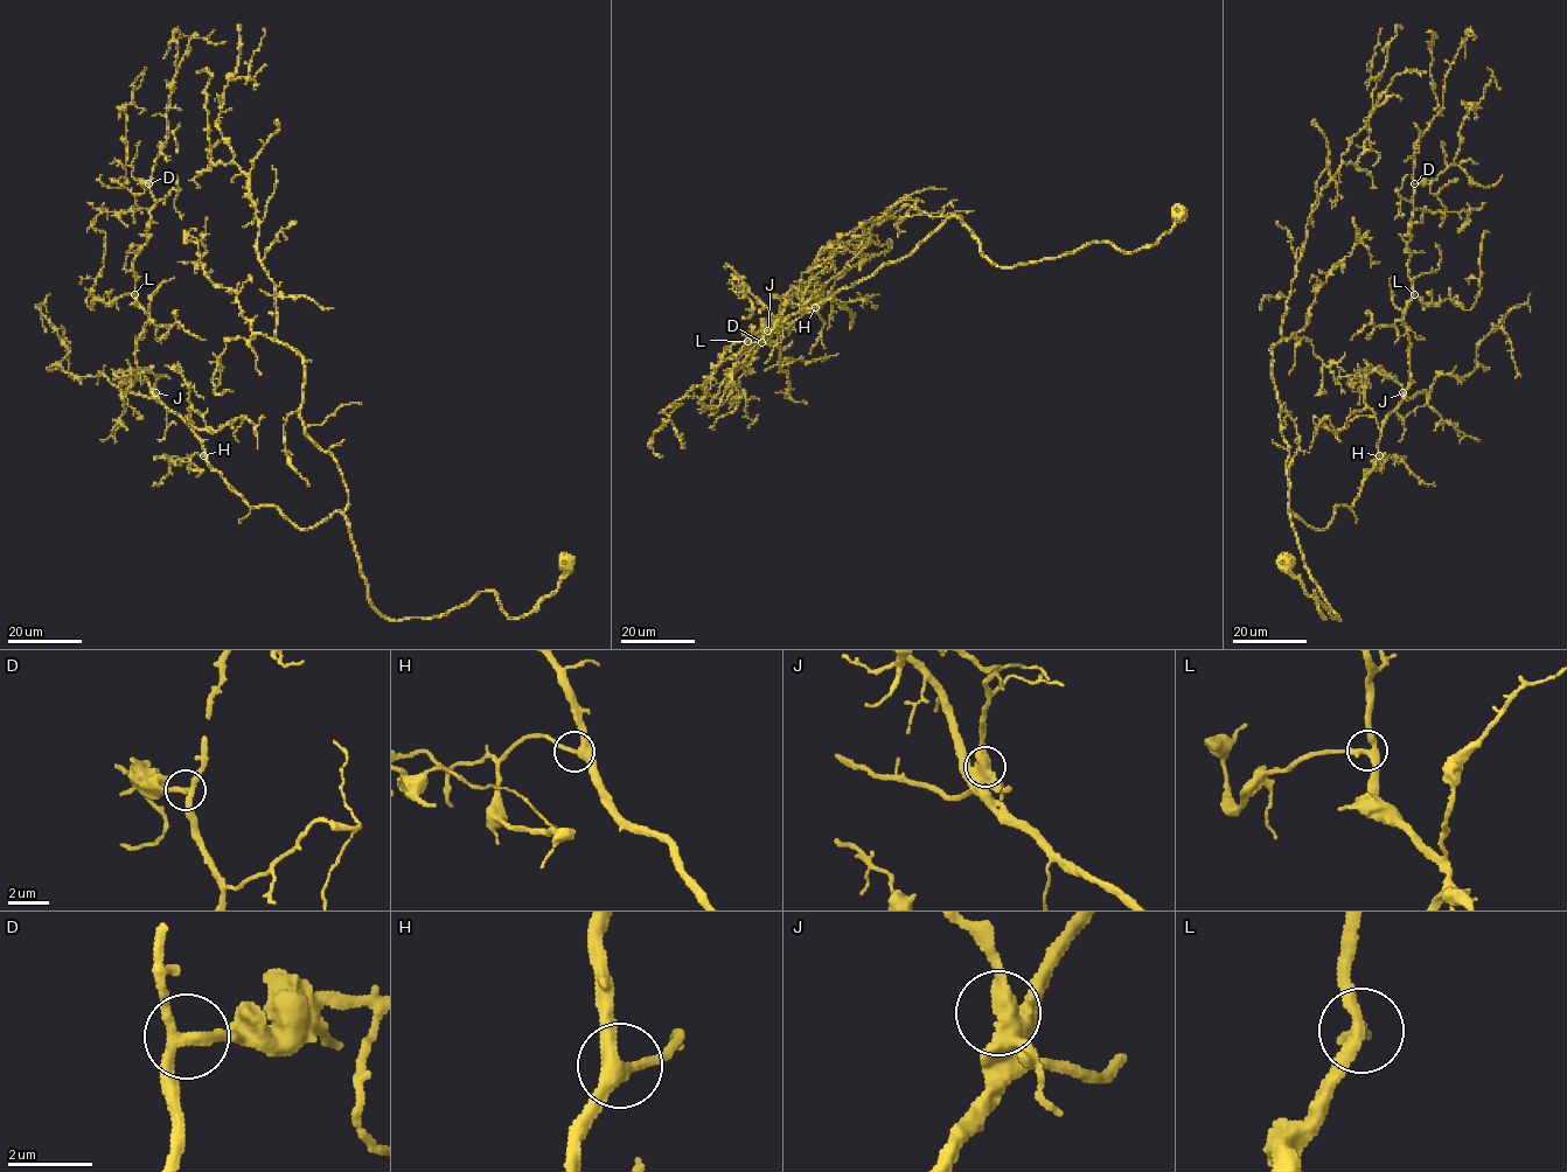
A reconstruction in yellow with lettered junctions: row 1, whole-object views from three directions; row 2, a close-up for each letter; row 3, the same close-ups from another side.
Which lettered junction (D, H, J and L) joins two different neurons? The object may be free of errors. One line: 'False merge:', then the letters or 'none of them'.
False merge: J

